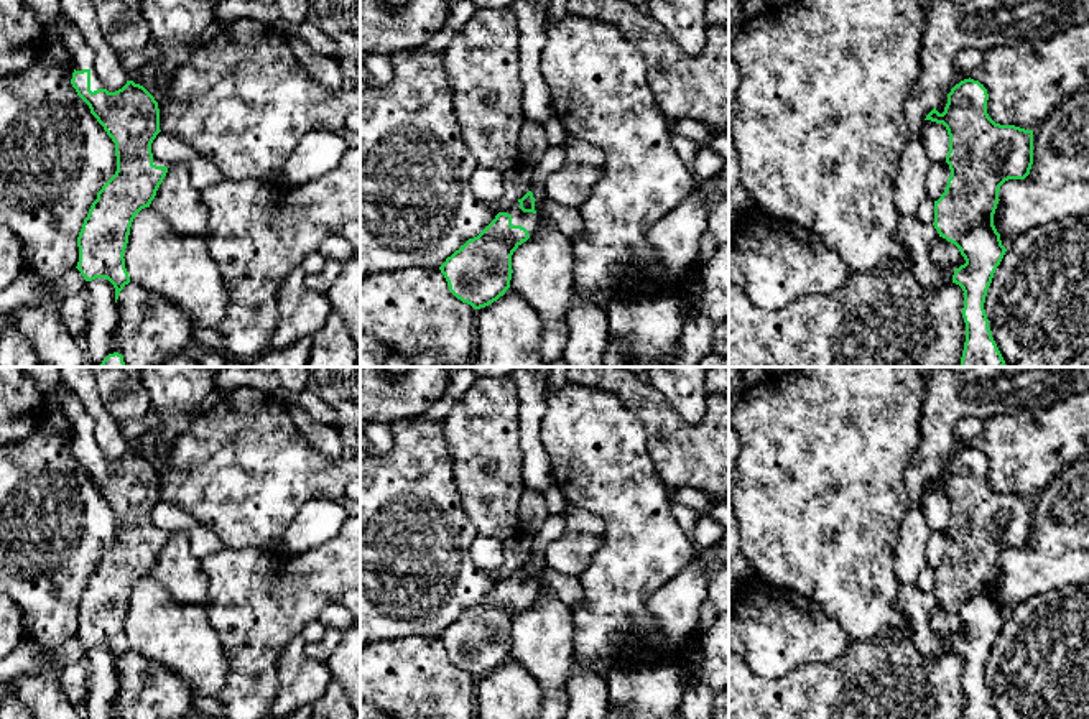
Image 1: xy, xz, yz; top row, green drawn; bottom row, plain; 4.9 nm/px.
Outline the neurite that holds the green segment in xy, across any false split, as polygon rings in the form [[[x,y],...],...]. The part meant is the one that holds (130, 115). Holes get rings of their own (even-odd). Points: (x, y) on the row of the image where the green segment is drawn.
[[[74,23],[63,33],[59,41],[71,53],[74,61],[71,84],[115,143],[117,156],[117,171],[97,193],[97,199],[92,202],[79,232],[79,262],[76,268],[86,281],[95,278],[109,280],[115,288],[117,303],[120,291],[130,283],[123,253],[132,222],[141,209],[150,207],[169,168],[168,163],[156,160],[151,153],[151,143],[161,132],[160,109],[155,97],[133,81],[127,81],[122,89],[109,92],[94,69],[95,51]]]

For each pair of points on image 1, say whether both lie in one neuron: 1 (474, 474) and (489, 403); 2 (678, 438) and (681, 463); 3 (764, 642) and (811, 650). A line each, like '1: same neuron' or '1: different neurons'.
1: same neuron
2: same neuron
3: same neuron

